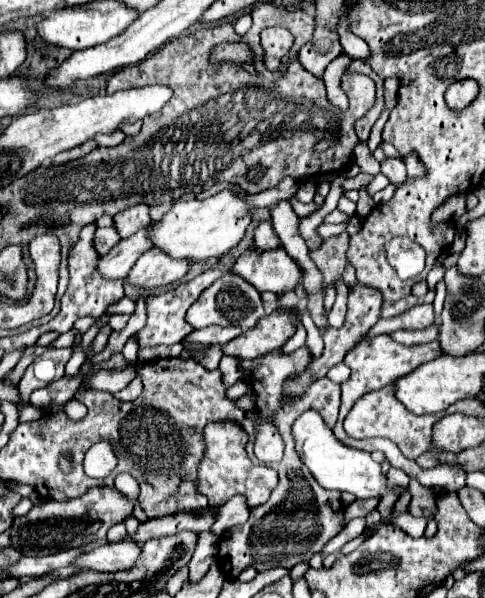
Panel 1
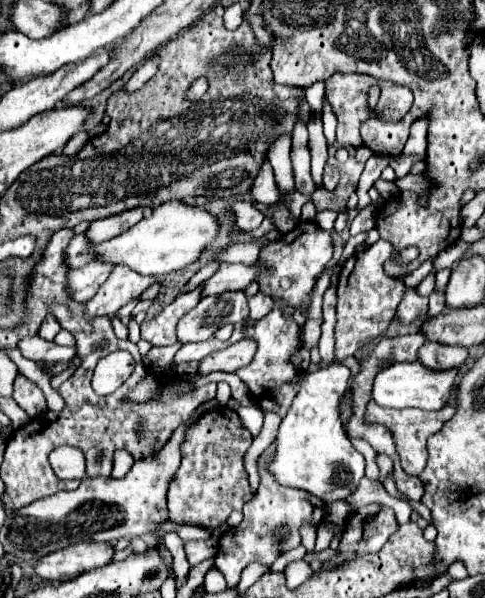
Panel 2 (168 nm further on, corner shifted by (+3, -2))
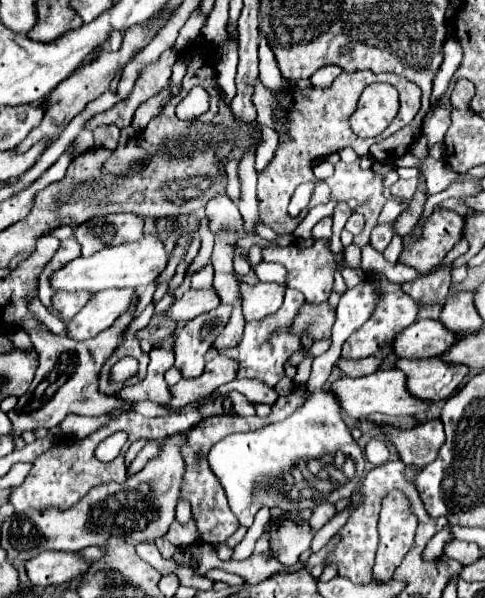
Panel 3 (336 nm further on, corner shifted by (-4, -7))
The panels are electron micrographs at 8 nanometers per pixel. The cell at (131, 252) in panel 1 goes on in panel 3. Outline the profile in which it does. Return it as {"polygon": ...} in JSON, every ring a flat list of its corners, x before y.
{"polygon":[[76,291,72,295,60,293,52,297,52,307,58,311,60,319,72,319,84,307,84,303,88,303,88,299,90,295,84,291]]}

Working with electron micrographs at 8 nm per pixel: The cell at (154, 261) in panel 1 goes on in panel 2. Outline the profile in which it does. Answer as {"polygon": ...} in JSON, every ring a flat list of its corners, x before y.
{"polygon":[[115,266,107,282,103,282,99,292,87,302,87,314,113,316,121,306,125,306,133,298,139,298,153,284,153,276,143,276,129,266]]}

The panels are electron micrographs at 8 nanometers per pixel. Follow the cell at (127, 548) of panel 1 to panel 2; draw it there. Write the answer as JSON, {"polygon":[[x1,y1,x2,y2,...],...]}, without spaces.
{"polygon":[[81,542,41,558,35,570,45,580,63,582,77,578,77,574,83,574,85,570,107,566,113,556,115,548,109,542]]}

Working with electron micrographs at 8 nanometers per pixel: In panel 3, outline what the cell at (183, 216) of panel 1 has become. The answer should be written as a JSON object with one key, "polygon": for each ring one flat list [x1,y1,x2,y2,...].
{"polygon":[[146,235,138,243,122,243,120,247,104,247,96,255,78,257,74,261,70,261,68,265,64,265,62,269,58,269,56,273,52,273,48,277,48,281,50,281,50,287,54,289,54,293,88,291,94,295,94,293,110,289,110,287,138,289,138,287,146,287,148,283,156,281,158,275,166,269,168,259,170,259,170,255,166,255,166,251,164,251,164,241,156,239,154,235]]}

